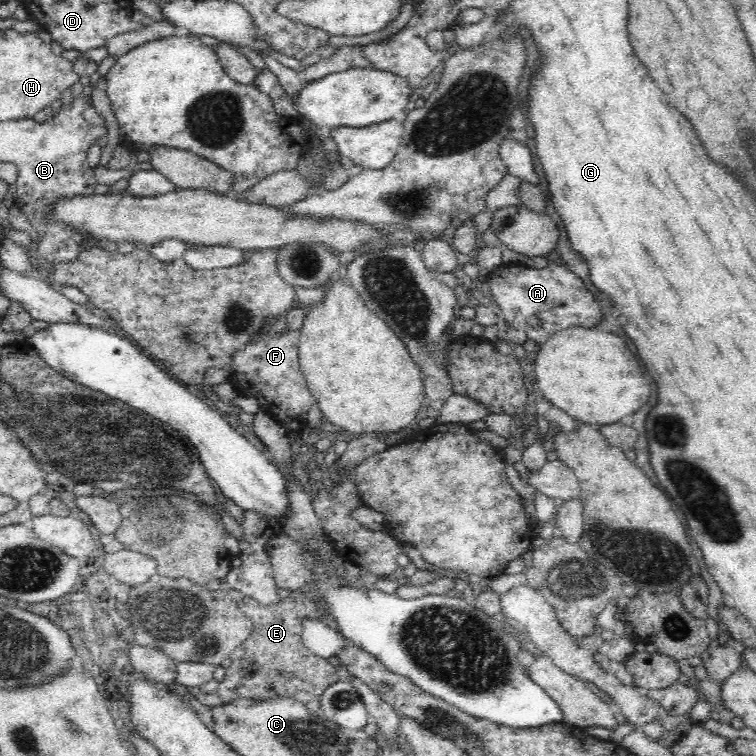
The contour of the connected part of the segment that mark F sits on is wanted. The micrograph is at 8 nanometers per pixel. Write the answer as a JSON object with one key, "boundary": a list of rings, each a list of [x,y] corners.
{"boundary":[[[268,327],[256,332],[250,342],[230,356],[230,381],[242,396],[254,396],[260,408],[284,425],[296,442],[298,434],[308,427],[306,416],[315,398],[299,367],[300,327],[288,327],[286,332],[269,335]]]}

